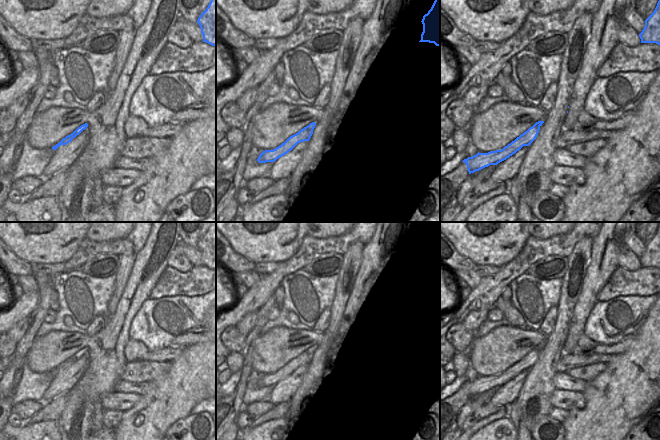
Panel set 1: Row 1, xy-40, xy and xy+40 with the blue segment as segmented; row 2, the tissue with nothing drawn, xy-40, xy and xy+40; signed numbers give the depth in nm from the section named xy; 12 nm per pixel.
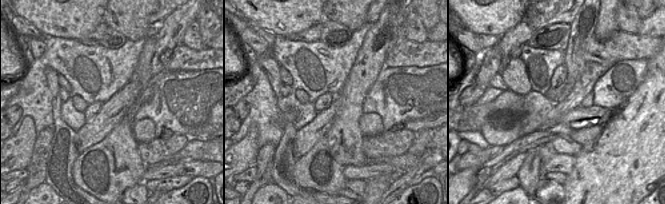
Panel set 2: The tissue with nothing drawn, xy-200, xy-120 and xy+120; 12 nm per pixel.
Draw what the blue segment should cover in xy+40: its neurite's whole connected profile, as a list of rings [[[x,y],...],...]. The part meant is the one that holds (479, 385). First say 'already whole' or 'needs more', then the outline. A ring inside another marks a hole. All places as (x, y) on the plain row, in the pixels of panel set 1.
already whole; [[[544,345],[536,346],[532,351],[530,351],[527,355],[525,355],[501,374],[490,375],[488,377],[478,376],[476,379],[468,381],[462,386],[467,389],[469,398],[479,395],[490,389],[497,389],[498,387],[515,378],[523,370],[529,370],[536,363],[543,347]]]

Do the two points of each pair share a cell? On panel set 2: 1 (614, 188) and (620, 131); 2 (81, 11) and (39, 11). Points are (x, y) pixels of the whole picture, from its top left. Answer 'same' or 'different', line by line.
1: same
2: same

